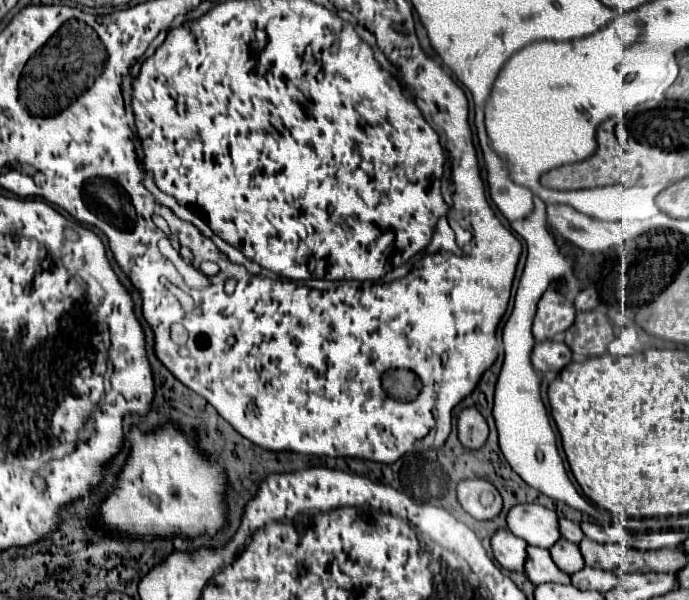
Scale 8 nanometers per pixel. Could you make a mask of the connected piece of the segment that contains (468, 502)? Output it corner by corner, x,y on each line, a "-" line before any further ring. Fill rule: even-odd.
462,480
456,486
458,502
462,504
462,508
468,514
472,514
478,520
490,520
490,518
498,516
498,512
502,510
502,498
498,494
494,494
494,500
490,506
482,506
480,498
482,498
484,490
496,490
496,488
486,480

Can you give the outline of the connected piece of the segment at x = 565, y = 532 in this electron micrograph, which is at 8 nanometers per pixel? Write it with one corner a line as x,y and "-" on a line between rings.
560,518
560,524
558,524
558,528
560,528
560,534
562,534
562,536
564,536
568,542
574,542
574,544
578,544
578,540
582,540
582,538
584,538
584,534
582,534
580,526
578,526
578,524
574,524
572,520

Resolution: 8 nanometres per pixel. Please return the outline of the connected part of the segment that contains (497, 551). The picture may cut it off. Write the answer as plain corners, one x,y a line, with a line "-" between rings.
498,530
490,538
490,546
500,566
514,572
522,572
526,560
526,546
528,546
524,540
518,540
518,536
514,536
510,530

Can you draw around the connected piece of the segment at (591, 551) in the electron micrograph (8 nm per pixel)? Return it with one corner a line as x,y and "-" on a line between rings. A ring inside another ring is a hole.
584,538
578,544
578,548
582,552
586,566
592,566
592,568
616,570
624,562
620,556
620,546
616,546
616,544
598,544
590,538

